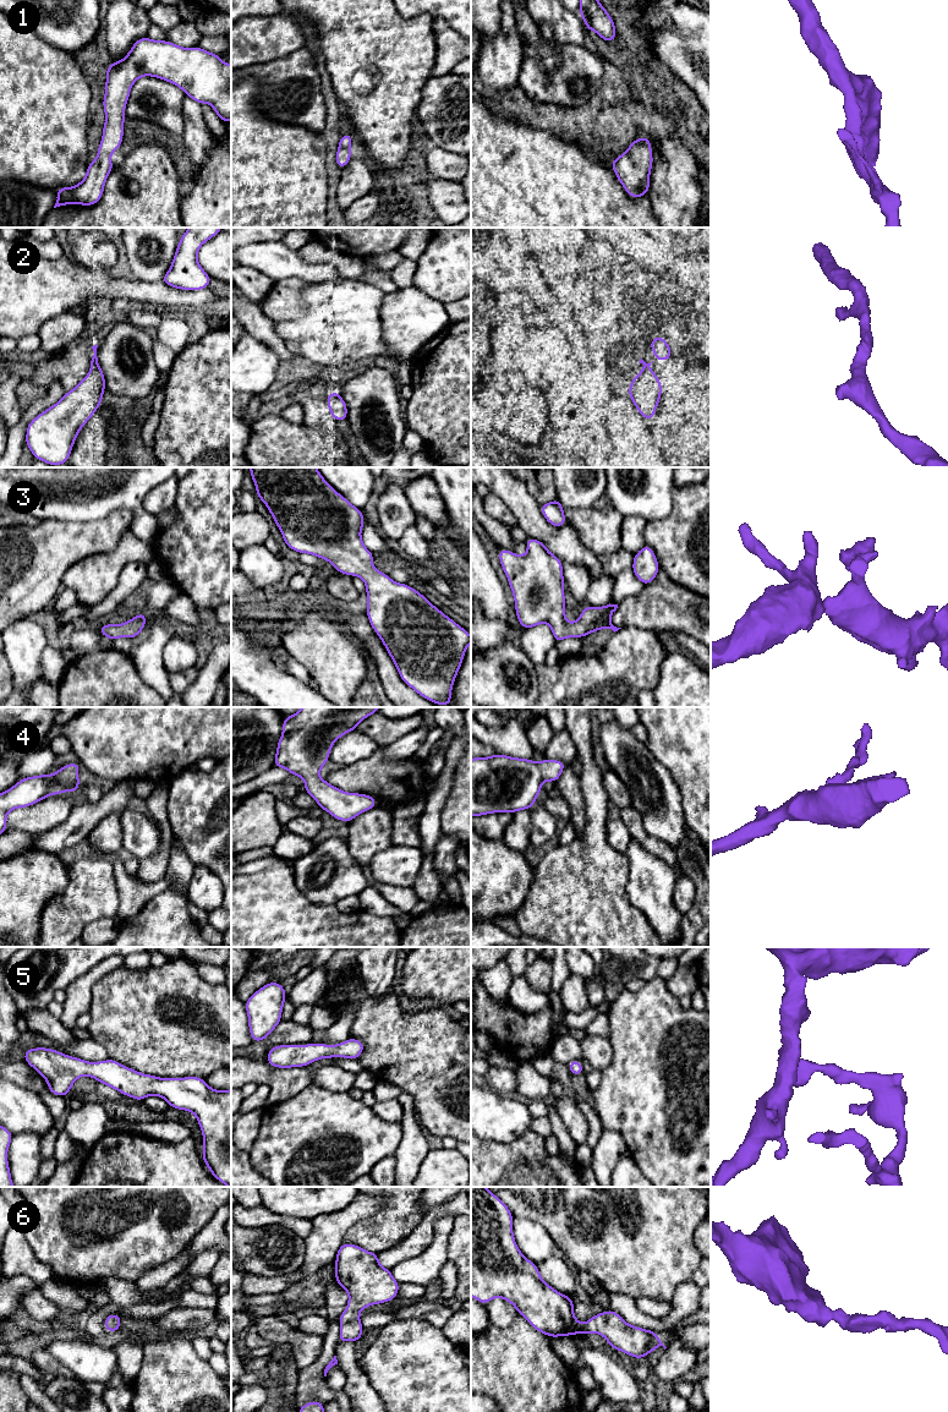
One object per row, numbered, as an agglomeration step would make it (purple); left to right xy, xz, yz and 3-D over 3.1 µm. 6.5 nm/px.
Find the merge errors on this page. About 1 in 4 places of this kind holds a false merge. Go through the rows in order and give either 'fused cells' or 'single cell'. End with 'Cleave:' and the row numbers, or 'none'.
1: single cell
2: single cell
3: single cell
4: single cell
5: single cell
6: single cell
Cleave: none

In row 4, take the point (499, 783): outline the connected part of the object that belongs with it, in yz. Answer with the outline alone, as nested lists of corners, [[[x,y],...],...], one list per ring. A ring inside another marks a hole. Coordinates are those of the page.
[[[497,752],[471,759],[471,817],[530,810],[542,783],[557,783],[565,767],[560,760],[535,762]]]

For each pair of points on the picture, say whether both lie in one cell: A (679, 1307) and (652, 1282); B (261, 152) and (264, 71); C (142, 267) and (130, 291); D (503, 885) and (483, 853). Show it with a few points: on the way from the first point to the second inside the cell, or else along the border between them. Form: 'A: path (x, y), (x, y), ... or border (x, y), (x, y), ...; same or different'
A: border (691, 1280), (683, 1281), (677, 1286), (670, 1302); different
B: border (258, 85), (256, 107), (268, 118), (289, 124); different
C: border (135, 278), (159, 282); different
D: path (496, 877), (483, 865), (483, 860); same

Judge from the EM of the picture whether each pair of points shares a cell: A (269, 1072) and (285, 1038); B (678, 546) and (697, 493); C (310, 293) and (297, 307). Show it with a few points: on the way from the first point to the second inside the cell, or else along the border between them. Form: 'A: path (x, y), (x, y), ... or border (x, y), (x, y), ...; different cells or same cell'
A: border (244, 1055), (256, 1060), (264, 1060); different cells
B: path (690, 532), (696, 519), (697, 507); same cell
C: border (310, 283), (302, 289), (300, 296), (305, 311); different cells

